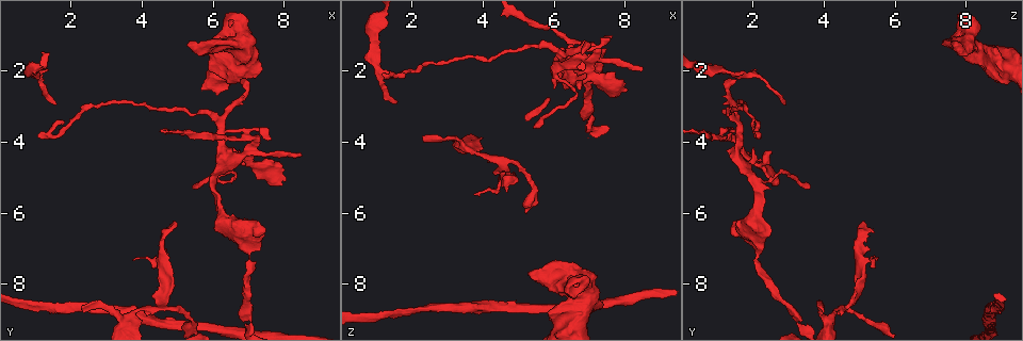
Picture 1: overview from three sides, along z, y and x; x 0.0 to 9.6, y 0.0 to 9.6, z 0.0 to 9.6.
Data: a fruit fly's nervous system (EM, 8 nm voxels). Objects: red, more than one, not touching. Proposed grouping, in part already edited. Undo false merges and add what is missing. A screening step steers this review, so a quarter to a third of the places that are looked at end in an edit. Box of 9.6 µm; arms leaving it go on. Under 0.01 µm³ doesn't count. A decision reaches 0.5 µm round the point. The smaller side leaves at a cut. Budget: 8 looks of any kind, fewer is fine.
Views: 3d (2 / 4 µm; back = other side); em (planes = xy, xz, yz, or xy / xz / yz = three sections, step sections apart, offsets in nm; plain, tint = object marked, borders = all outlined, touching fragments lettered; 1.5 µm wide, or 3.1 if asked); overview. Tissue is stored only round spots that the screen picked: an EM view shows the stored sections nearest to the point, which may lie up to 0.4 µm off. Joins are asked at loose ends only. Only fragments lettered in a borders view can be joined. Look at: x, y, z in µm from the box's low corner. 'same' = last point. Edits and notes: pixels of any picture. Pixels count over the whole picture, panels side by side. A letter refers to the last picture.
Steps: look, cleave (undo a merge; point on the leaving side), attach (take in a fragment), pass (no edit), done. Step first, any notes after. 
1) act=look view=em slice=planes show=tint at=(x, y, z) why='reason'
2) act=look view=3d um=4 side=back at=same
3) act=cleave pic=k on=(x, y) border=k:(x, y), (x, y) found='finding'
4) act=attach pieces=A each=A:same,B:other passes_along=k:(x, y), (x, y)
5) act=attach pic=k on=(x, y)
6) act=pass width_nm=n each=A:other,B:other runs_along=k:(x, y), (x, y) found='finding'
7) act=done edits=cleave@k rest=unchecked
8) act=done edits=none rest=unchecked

act=look view=3d um=2 at=(8.05, 5.05, 2.50) why='branch stops here'

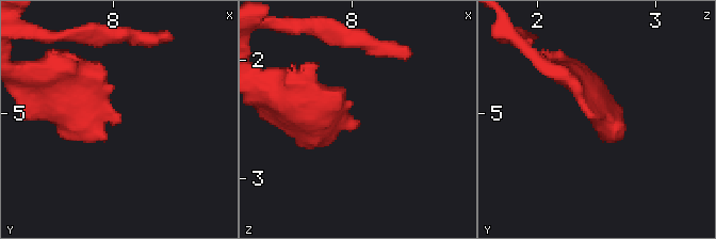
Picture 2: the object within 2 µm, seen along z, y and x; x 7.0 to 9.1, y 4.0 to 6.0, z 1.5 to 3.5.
act=look view=em slice=planes show=borders at=(8.02, 5.08, 2.58)

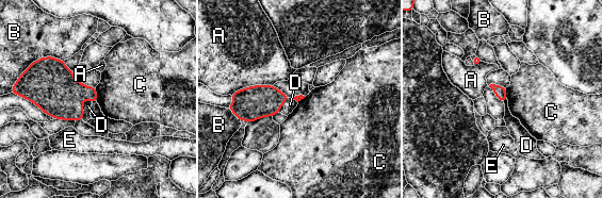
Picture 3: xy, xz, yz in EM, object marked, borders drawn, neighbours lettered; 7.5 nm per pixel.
act=pass each=A:other,B:other,C:other,D:other,E:other border=3:(95, 87), (97, 101) found='none of them fits'

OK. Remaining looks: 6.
act=look view=em slice=planes show=borders at=(7.25, 3.70, 1.25) why='narrows sharply'

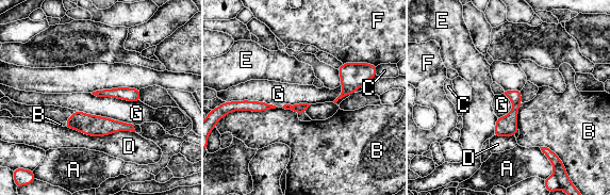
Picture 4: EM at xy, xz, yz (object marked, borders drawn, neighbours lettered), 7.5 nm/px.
act=cleave pic=4 on=(507, 126) each=A:other,B:other,C:other,D:other,E:other,F:other,G:other part_leaving=4:(69, 124), (126, 126), (131, 128) found='a second neuron is stuck on'

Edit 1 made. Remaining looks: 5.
act=look view=em slice=planes show=borders at=(5.80, 1.45, 8.85) why='branch stops here'

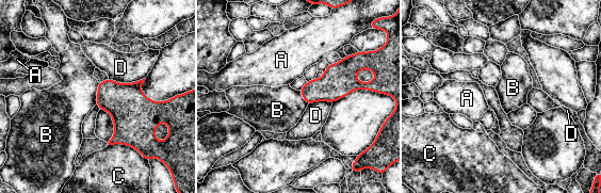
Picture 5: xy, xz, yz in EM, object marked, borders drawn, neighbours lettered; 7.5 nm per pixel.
act=pass each=A:other,B:other,C:other,D:other border=5:(99, 83), (96, 103) found='no lettered fragment goes on from it'

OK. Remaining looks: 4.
act=done edits=cleave@4 rest=unchecked

